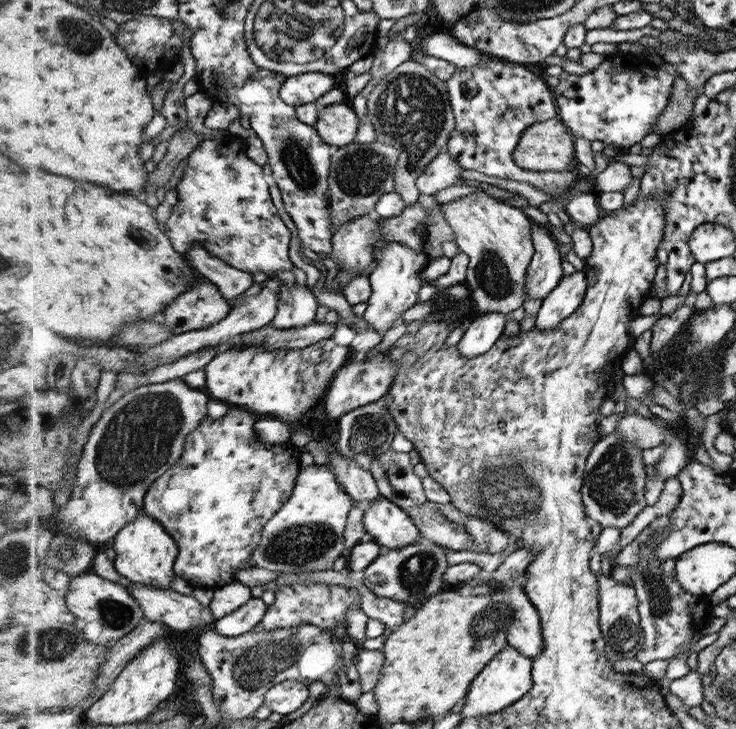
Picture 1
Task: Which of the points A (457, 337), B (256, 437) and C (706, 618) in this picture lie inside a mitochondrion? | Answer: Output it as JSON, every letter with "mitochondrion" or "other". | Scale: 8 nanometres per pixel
{"A":"other","B":"other","C":"other"}

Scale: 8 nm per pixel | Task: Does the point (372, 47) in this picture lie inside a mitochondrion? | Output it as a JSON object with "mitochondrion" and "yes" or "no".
{"mitochondrion":"no"}

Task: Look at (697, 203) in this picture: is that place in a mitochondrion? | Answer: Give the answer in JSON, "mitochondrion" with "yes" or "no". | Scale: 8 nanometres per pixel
{"mitochondrion":"no"}

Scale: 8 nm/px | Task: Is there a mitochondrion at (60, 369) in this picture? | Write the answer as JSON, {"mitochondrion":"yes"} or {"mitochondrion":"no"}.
{"mitochondrion":"no"}

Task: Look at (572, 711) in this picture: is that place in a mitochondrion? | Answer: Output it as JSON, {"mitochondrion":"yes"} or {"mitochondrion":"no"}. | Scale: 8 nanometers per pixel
{"mitochondrion":"no"}

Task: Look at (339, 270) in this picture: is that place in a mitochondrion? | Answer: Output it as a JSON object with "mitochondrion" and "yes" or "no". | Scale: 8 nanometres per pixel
{"mitochondrion":"no"}

